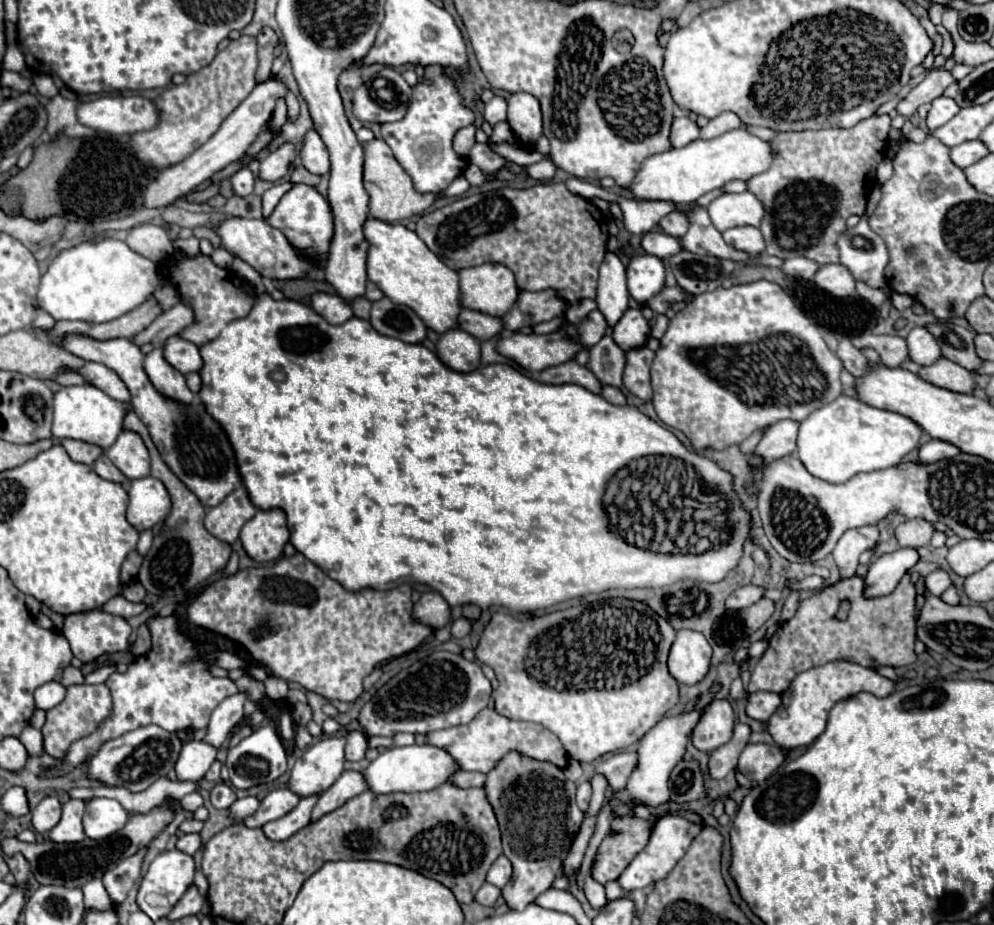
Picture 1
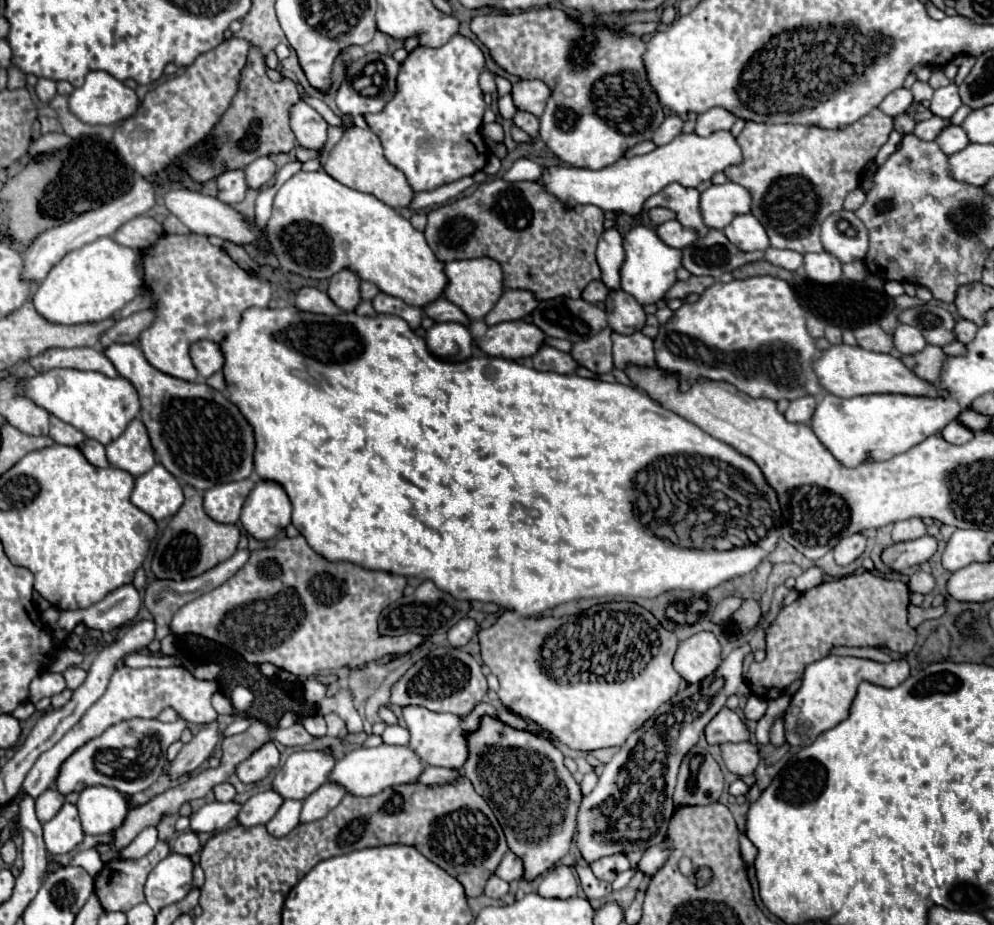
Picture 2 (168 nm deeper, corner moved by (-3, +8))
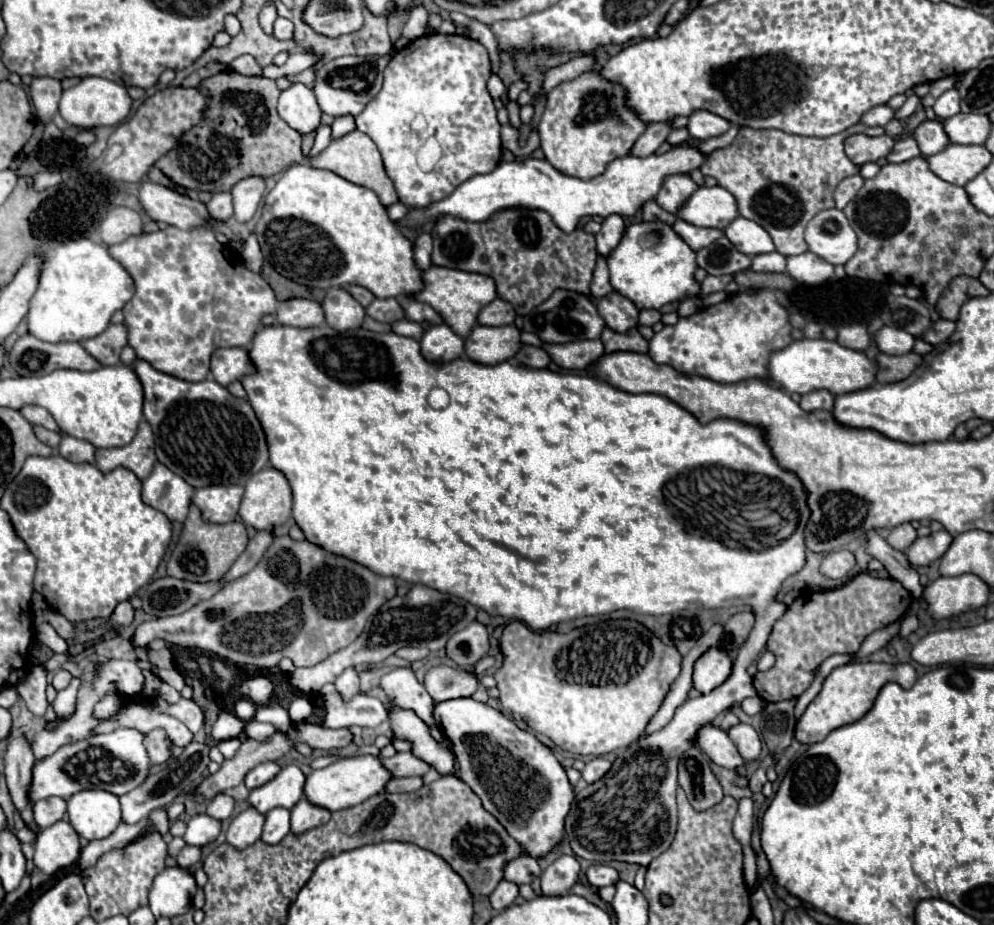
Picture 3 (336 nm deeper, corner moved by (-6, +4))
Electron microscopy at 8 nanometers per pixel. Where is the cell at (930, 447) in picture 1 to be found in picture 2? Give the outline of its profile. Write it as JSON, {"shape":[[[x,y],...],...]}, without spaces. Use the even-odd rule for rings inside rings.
{"shape":[[[953,421],[953,423],[949,423],[949,427],[943,429],[943,439],[949,443],[957,443],[957,445],[967,443],[969,439],[973,439],[973,435],[975,433],[971,429],[967,429],[961,421]]]}

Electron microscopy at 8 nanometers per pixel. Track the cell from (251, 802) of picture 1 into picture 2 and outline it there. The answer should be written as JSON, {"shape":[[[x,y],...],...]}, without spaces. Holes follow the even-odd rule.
{"shape":[[[235,801],[207,803],[197,813],[191,815],[189,827],[193,833],[219,833],[235,821],[239,809],[241,809],[241,805]]]}

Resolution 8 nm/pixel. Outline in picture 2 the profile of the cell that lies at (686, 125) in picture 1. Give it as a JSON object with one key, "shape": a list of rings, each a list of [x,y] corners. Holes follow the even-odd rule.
{"shape":[[[669,115],[665,117],[665,121],[655,129],[653,133],[653,143],[655,145],[665,145],[669,141],[673,141],[677,135],[681,135],[683,129],[683,119],[677,115]]]}

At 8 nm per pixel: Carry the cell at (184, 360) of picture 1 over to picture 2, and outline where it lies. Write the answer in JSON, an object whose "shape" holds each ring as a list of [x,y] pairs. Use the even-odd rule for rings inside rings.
{"shape":[[[197,341],[191,347],[191,359],[201,379],[209,379],[213,373],[223,369],[225,357],[217,343],[213,341]]]}

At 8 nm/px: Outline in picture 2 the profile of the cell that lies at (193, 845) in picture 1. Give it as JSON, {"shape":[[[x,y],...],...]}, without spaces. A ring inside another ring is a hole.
{"shape":[[[193,831],[181,833],[181,835],[175,839],[175,843],[173,843],[173,851],[179,853],[179,855],[187,855],[187,857],[191,857],[193,853],[197,853],[199,849],[201,849],[199,837],[197,837],[197,833],[193,833]]]}

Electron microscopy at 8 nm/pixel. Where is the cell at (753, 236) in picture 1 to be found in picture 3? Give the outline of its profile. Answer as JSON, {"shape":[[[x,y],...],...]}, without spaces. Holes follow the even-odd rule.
{"shape":[[[736,217],[724,231],[724,235],[730,239],[730,243],[744,255],[762,255],[762,253],[772,253],[774,243],[772,237],[754,221]]]}

